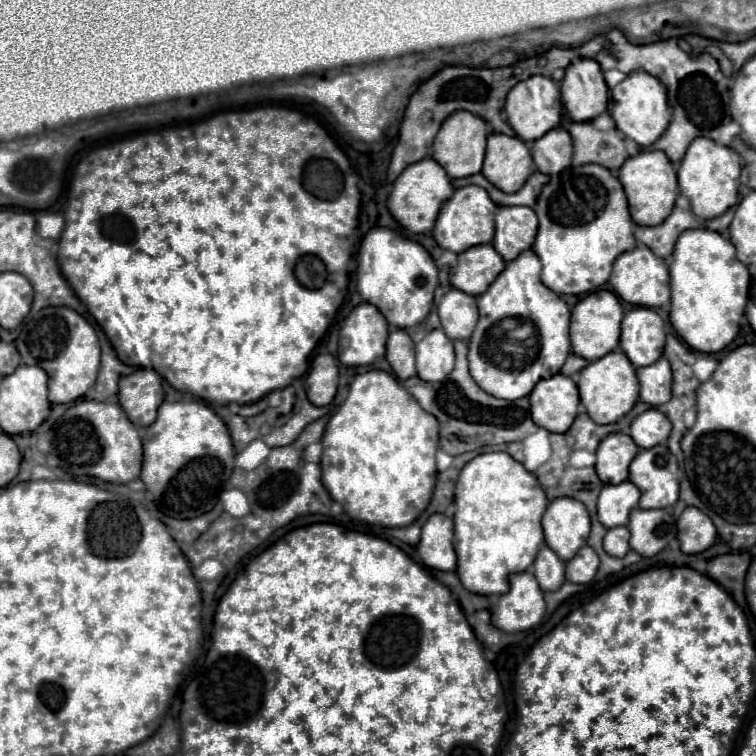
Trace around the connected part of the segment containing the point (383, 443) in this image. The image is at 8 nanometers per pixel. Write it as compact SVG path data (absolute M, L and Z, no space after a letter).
M370 370L358 374L350 384L348 398L338 408L338 412L328 420L326 432L322 436L322 484L330 492L332 500L342 504L348 516L378 524L378 526L408 526L412 524L428 506L432 488L436 482L436 450L438 450L438 420L424 412L420 404L400 386L390 374L382 370Z

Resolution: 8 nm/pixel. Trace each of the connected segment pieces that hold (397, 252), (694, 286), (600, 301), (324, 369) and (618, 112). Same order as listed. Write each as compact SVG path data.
M376 226L360 244L356 280L362 300L378 306L390 326L410 328L422 322L432 308L434 290L438 286L438 268L422 244L388 226Z
M704 228L682 232L676 242L676 250L670 264L672 310L669 313L669 320L678 336L696 352L714 354L726 348L740 330L740 318L744 316L748 301L748 282L750 282L748 268L736 258L736 250L730 240L724 240L718 232Z
M596 290L582 298L574 310L572 310L572 322L570 322L570 340L572 340L572 352L586 358L586 360L598 360L606 356L608 352L618 348L618 326L622 320L622 304L616 294L608 290Z
M318 354L306 376L306 394L314 406L328 406L338 386L338 366L332 354Z
M632 72L628 74L616 88L610 90L612 94L612 118L616 122L616 128L630 140L634 140L640 146L650 146L658 140L658 136L666 130L670 122L670 108L666 98L666 88L662 82L646 72Z

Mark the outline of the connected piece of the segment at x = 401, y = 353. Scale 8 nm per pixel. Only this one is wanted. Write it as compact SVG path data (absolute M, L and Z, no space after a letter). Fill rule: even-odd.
M392 330L386 344L386 360L400 380L416 376L414 364L414 342L406 330Z

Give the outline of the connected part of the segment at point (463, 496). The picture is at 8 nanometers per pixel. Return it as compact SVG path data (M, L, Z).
M488 452L478 454L470 460L458 476L456 482L456 514L454 514L454 550L458 556L458 578L464 588L472 594L504 594L506 592L506 574L528 570L544 544L544 534L540 518L546 510L546 496L532 472L528 472L520 462L516 462L506 452Z

